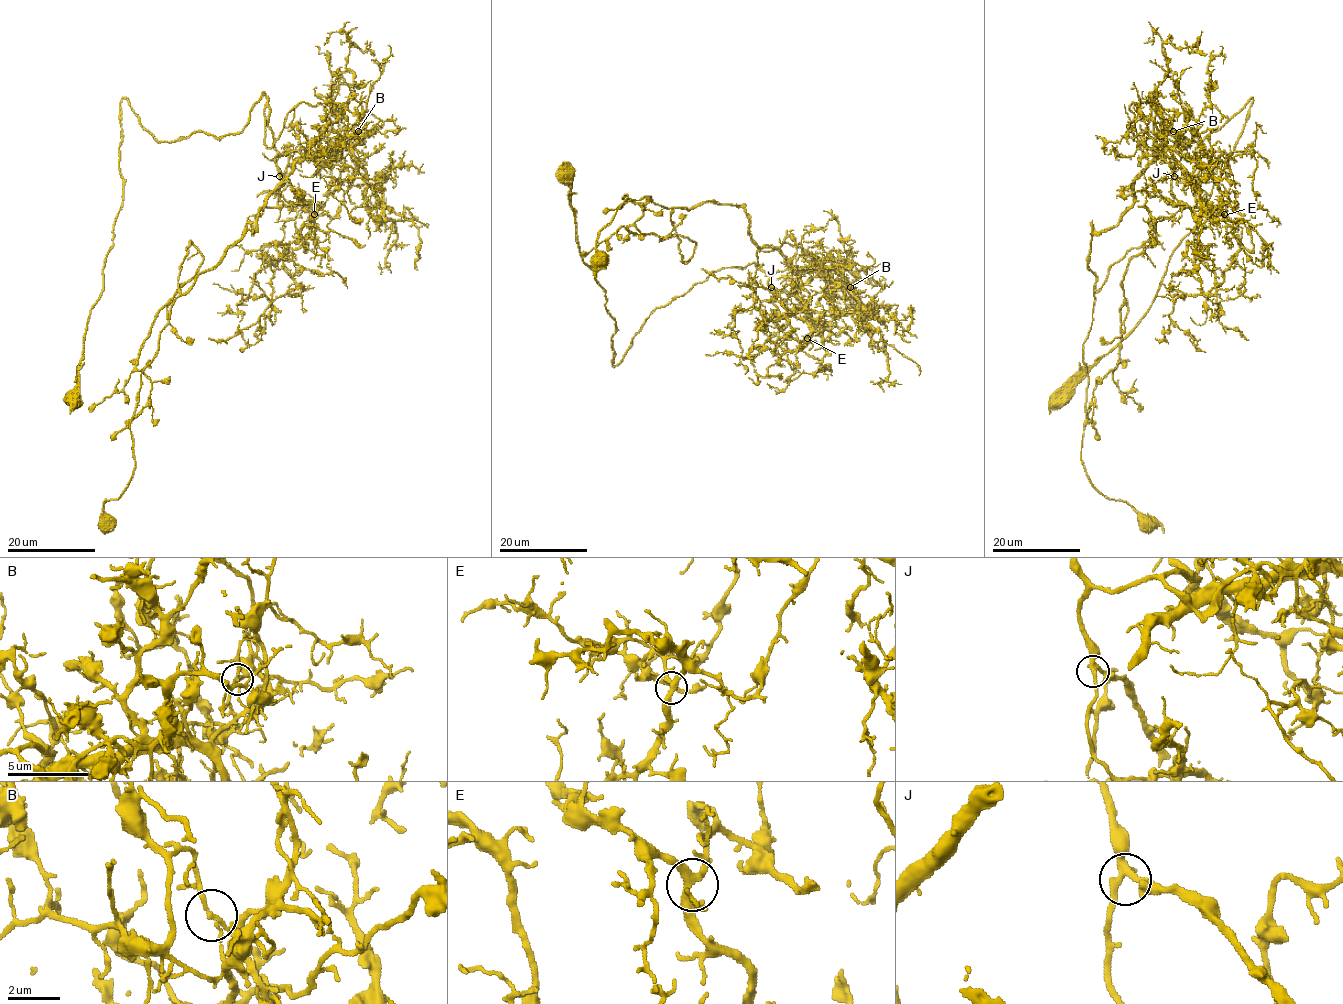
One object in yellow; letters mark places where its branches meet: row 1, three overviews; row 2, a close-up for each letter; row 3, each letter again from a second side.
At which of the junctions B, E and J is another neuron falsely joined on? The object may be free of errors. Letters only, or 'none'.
B

